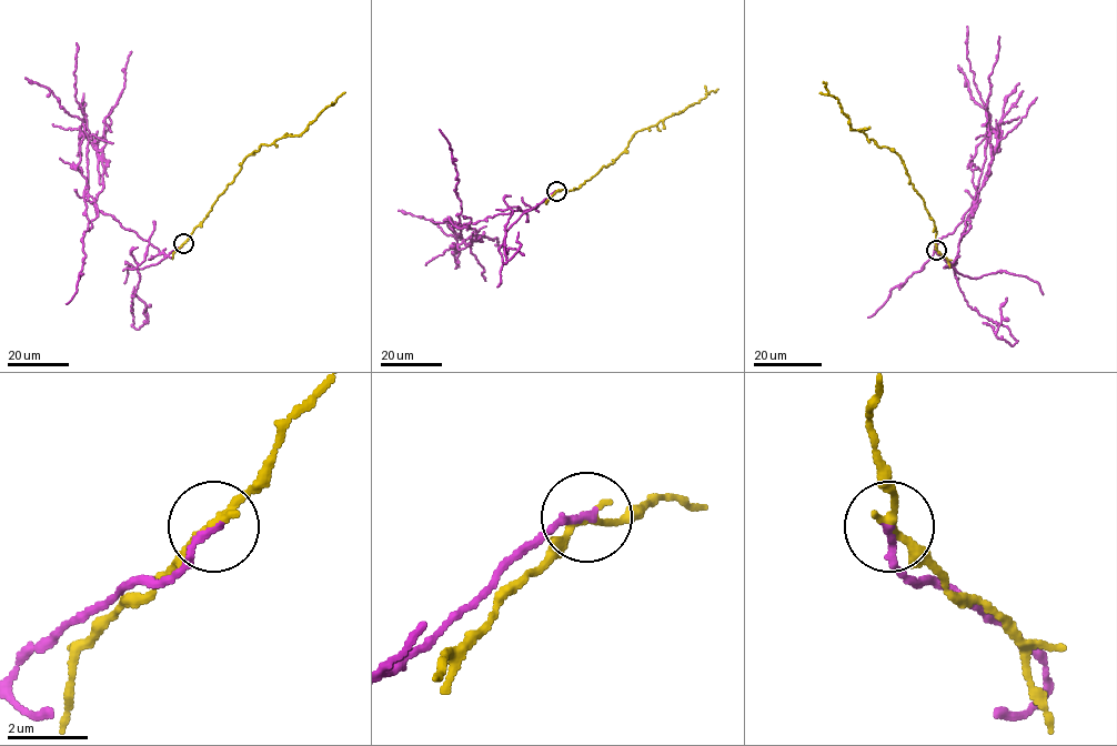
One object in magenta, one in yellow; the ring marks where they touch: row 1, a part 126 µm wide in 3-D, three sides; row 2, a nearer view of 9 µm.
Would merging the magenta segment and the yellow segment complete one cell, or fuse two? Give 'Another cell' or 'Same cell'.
Another cell

